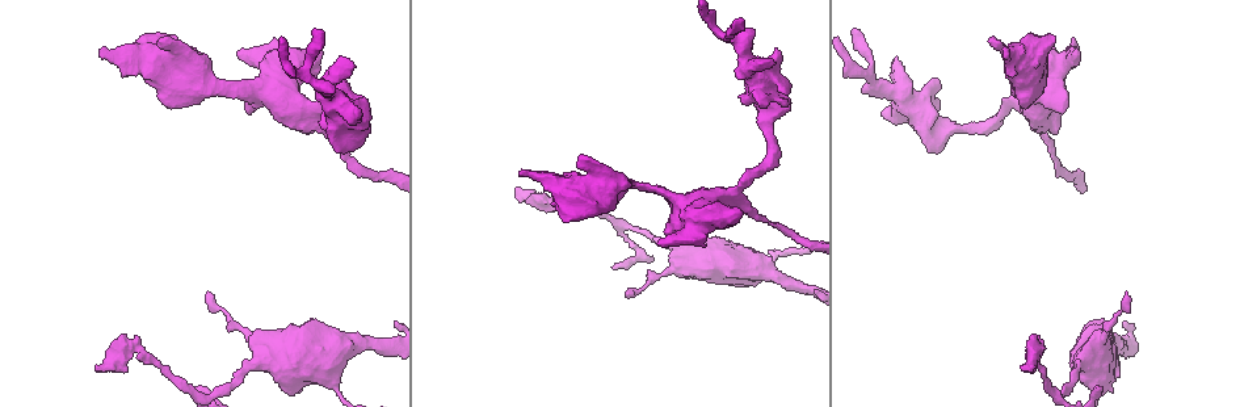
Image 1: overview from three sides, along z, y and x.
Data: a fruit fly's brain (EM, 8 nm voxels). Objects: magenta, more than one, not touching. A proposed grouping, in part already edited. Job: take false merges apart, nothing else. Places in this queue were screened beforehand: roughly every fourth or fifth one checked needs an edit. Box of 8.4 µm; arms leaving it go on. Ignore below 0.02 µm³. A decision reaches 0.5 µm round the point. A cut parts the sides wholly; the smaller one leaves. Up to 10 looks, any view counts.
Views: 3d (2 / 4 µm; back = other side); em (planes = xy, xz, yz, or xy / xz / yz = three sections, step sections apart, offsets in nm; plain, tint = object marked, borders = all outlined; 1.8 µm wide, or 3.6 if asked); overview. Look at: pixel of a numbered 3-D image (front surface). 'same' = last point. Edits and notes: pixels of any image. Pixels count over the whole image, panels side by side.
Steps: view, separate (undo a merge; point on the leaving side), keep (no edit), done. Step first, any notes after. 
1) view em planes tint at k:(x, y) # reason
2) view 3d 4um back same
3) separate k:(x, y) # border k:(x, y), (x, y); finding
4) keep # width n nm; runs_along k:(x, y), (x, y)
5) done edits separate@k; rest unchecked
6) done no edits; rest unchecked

view em planes tint at 1:(552, 210) # abrupt turn

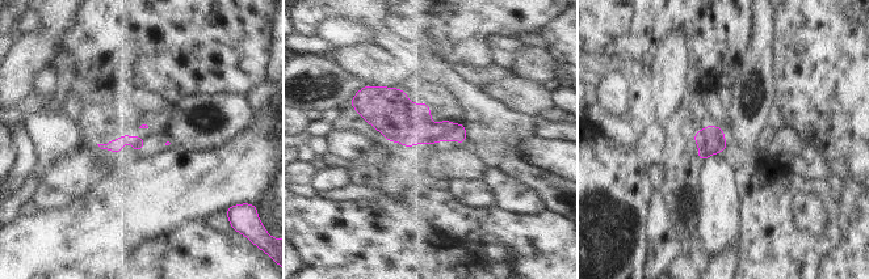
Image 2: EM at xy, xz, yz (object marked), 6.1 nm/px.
separate 2:(414, 125) # width 100 nm; border 2:(454, 125), (450, 139); a second neuron is stuck on

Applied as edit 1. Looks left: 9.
view 3d 4um back at 1:(275, 358) # thick turns thin

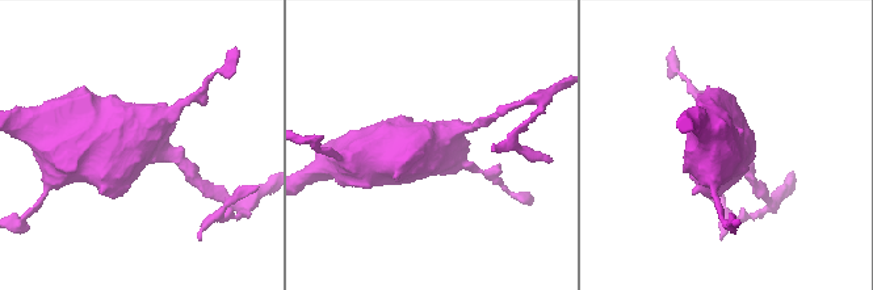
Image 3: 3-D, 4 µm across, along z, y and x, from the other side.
view em 3.6um xy step 4 tint at 3:(132, 143)

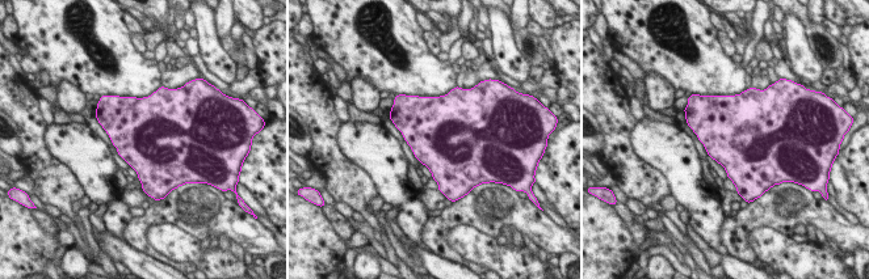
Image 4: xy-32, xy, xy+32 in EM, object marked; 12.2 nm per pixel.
keep # width 900 nm; continuous, no second neuron

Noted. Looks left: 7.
view em 3.6um xz step 16 tint at 1:(285, 99) # sudden change in width

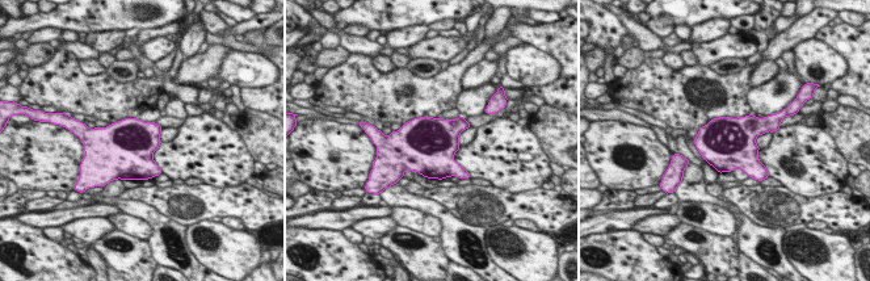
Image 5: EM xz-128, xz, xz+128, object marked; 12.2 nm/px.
keep # all the same neuron

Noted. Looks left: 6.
view 3d 2um at 1:(921, 120) # abrupt turn

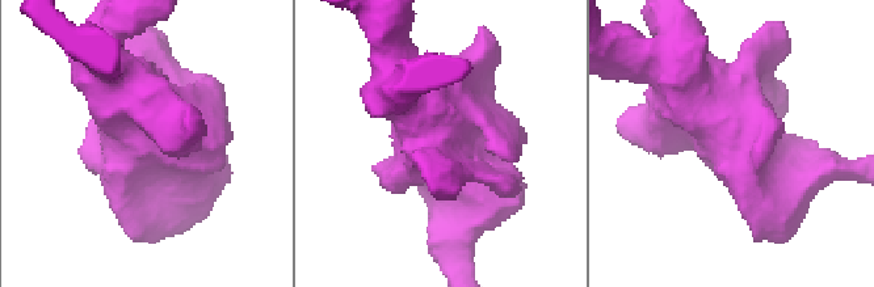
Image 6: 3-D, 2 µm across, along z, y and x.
view em xy step 8 tint at 6:(731, 141)

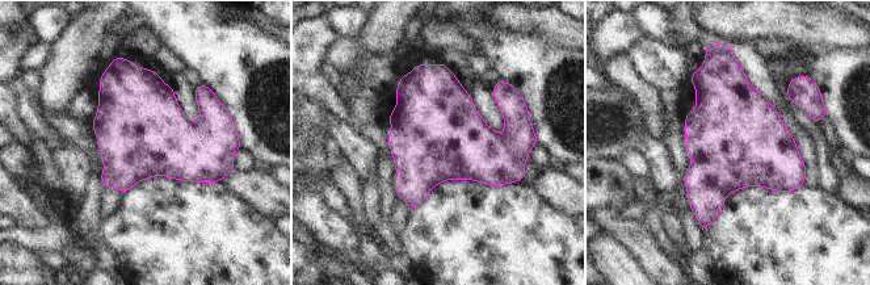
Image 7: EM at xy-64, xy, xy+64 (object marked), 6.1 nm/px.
view em planes borders same

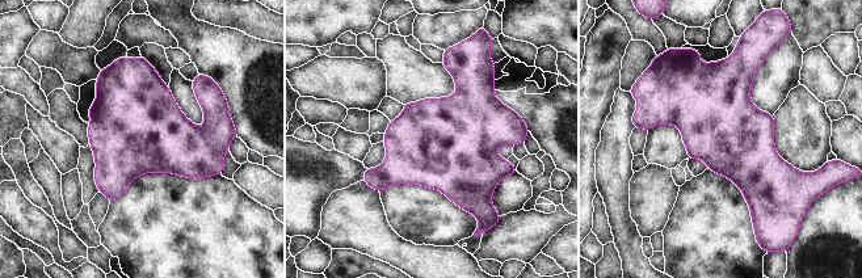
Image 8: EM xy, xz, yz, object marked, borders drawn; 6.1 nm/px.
keep # one neuron here

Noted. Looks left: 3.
done edits separate@2; rest unchecked

